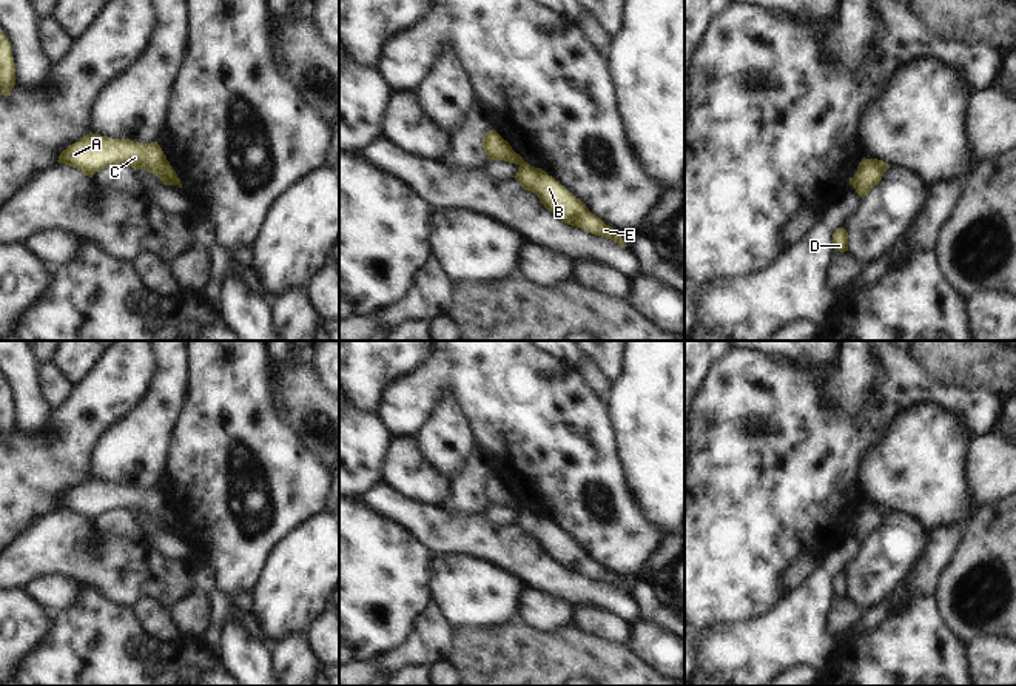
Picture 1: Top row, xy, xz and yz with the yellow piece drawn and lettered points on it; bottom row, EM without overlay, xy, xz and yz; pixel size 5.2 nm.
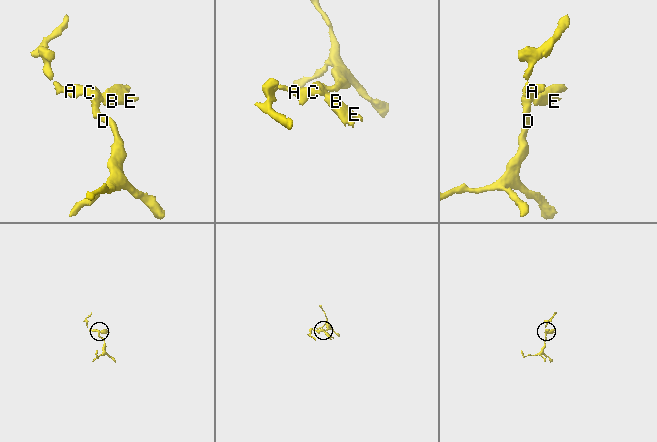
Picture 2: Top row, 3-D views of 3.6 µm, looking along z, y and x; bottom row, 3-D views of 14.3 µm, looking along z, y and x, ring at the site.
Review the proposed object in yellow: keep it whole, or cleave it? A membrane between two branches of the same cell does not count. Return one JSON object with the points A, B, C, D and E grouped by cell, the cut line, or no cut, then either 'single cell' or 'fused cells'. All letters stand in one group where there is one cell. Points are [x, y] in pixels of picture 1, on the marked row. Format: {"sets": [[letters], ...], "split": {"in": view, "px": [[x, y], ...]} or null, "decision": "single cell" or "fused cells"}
{"sets": [["A", "C", "D"], ["B", "E"]], "split": {"in": "xz", "px": [[523, 161], [518, 164]]}, "decision": "fused cells"}

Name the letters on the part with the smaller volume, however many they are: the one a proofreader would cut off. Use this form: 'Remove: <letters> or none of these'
Remove: B, E

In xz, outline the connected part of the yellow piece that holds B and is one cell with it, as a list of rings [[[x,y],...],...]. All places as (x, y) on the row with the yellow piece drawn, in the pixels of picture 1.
[[[523,162],[518,166],[515,179],[524,190],[535,193],[544,208],[555,214],[561,222],[595,236],[611,239],[621,247],[627,247],[623,237],[612,227],[592,214],[584,202],[577,199],[541,168]]]

